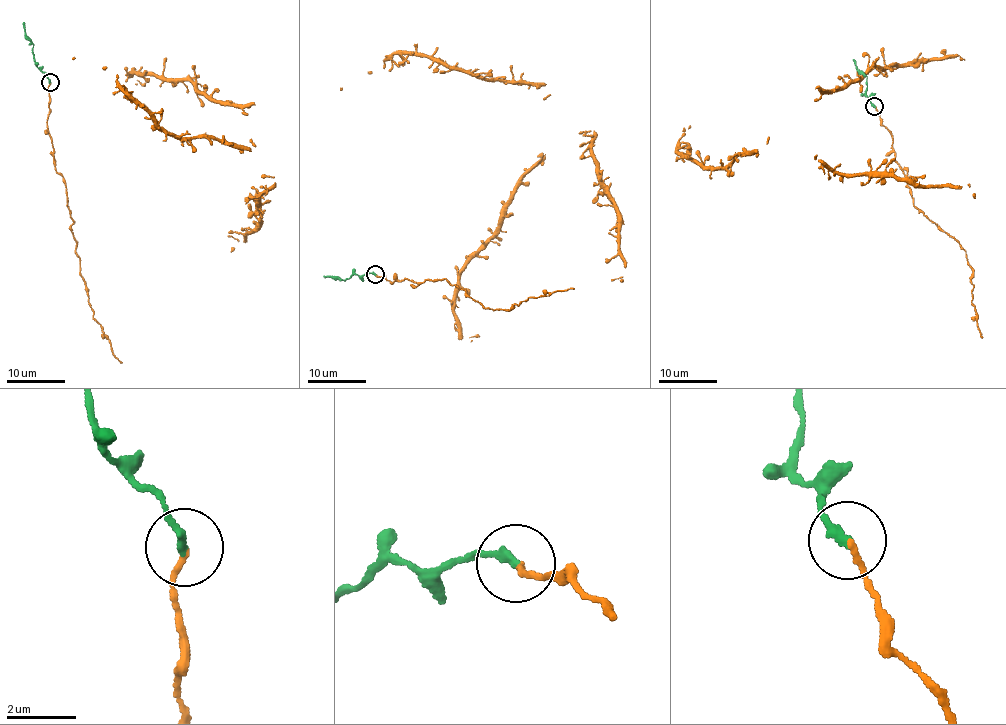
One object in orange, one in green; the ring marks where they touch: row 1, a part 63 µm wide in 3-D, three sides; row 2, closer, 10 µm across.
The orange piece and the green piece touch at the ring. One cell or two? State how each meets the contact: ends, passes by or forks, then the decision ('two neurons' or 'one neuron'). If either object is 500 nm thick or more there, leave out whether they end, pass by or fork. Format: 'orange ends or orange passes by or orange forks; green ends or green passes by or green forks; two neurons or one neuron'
orange ends; green ends; one neuron

